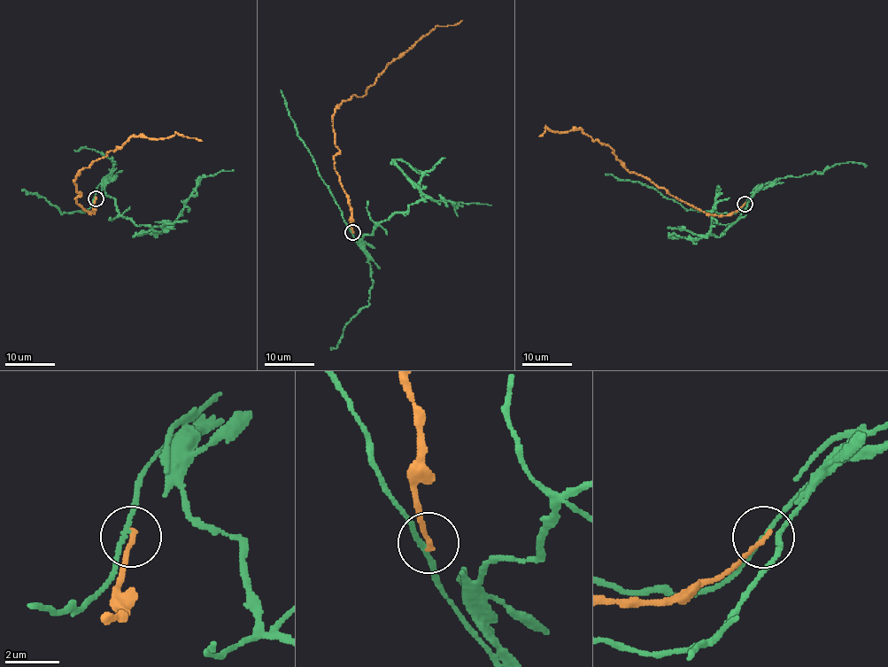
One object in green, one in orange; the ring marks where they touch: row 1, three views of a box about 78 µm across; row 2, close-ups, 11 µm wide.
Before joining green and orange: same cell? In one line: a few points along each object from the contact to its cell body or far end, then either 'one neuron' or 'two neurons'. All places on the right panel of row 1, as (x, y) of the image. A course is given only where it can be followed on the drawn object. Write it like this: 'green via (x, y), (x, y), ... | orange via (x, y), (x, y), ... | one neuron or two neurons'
green via (744, 203), (756, 191), (740, 216), (725, 232), (719, 237), (707, 236), (716, 190), (719, 186) | orange via (744, 203), (726, 215), (707, 215), (630, 173), (607, 145), (580, 129), (552, 132), (545, 126), (538, 136) | two neurons

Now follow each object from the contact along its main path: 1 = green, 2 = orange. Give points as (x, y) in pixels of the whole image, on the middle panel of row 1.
1: (352, 231), (358, 243), (396, 213), (405, 213), (412, 203), (427, 198), (491, 205)
2: (352, 231), (334, 166), (334, 111), (363, 96), (436, 26), (462, 20)

